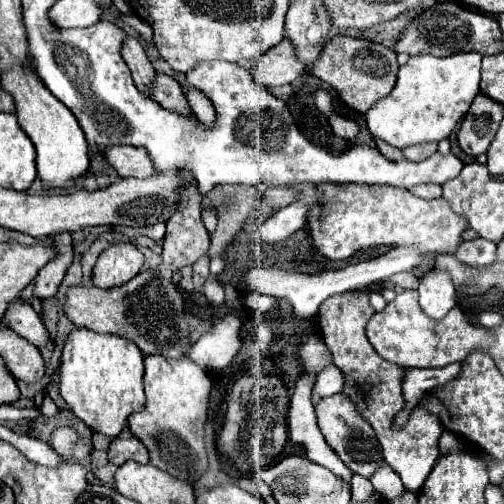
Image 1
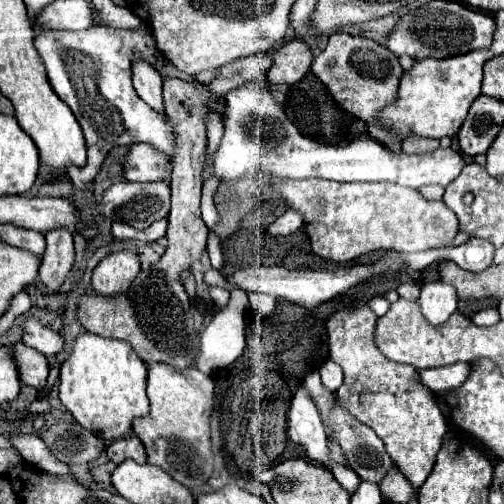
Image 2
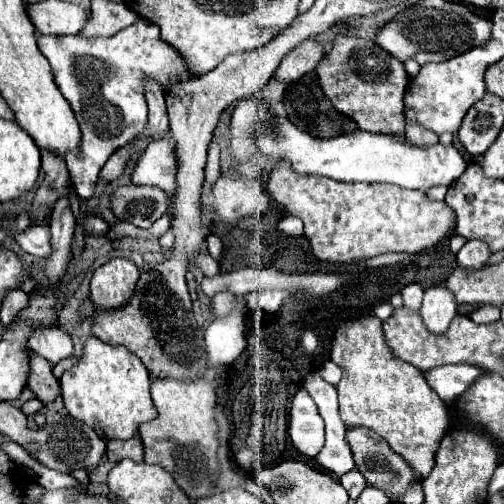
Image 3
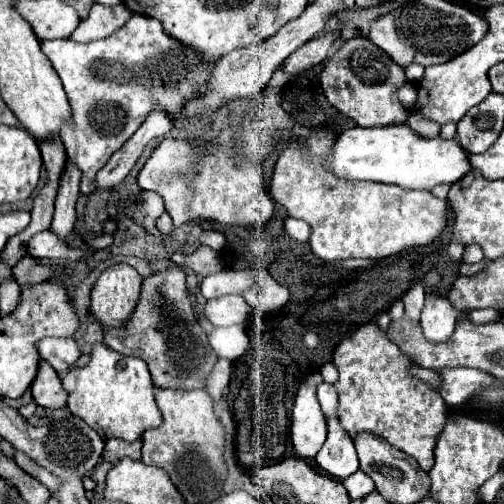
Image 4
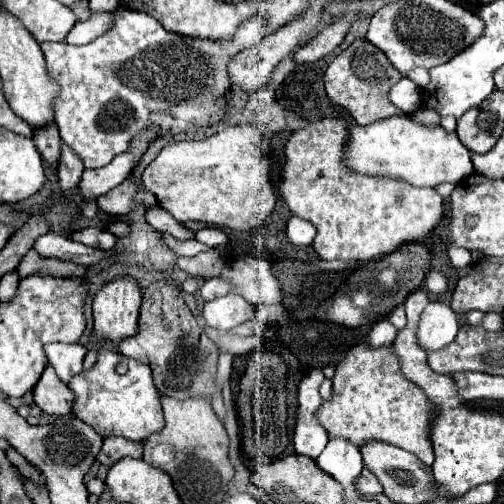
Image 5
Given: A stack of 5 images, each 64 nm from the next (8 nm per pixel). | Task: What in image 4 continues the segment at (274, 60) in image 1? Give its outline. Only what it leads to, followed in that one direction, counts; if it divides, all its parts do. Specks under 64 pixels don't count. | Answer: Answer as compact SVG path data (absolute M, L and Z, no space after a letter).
M324 34L324 36L308 40L308 44L302 44L296 52L292 52L292 56L288 56L288 60L284 60L282 70L288 76L298 76L300 72L310 70L316 64L324 62L334 38L336 38L336 34Z

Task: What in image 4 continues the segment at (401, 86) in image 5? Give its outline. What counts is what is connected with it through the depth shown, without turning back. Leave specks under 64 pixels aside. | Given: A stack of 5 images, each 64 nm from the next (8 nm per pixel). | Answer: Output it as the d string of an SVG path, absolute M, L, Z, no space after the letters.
M406 82L400 90L398 90L398 100L410 110L414 106L414 100L416 100L416 86L412 82Z

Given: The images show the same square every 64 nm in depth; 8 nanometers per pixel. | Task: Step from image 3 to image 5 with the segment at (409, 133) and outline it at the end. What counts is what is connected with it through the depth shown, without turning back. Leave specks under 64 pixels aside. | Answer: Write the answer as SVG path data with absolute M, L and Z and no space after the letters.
M420 108L412 114L412 118L424 126L440 126L440 116L434 112L434 110L428 110L428 108Z

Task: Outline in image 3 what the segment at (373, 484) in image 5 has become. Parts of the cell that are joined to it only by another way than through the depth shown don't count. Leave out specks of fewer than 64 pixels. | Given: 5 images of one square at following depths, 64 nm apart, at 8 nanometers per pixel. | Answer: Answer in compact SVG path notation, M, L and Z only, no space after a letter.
M358 470L346 472L346 474L340 476L338 480L340 480L340 484L346 488L346 492L348 492L348 496L350 496L352 500L356 500L358 494L360 494L360 492L364 490L364 486L366 486L366 480L364 480L364 476L362 476Z

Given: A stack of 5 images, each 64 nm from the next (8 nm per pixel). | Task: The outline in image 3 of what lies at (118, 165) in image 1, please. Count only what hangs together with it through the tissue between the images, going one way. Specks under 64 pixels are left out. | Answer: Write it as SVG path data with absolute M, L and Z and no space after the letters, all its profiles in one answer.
M170 138L152 140L140 154L136 168L132 172L134 184L150 184L158 186L168 194L170 200L170 212L172 212L172 200L176 192L176 156L174 156L174 144Z

